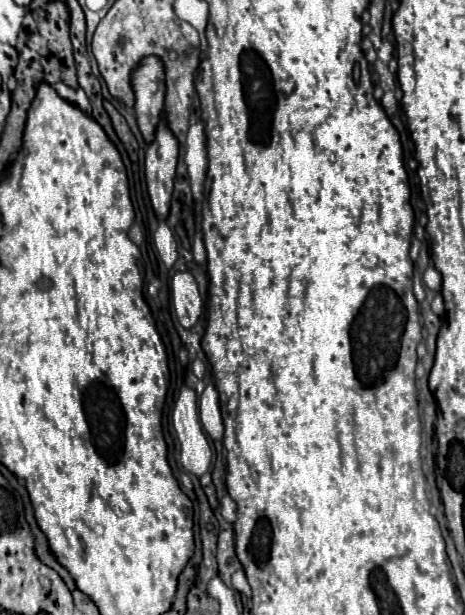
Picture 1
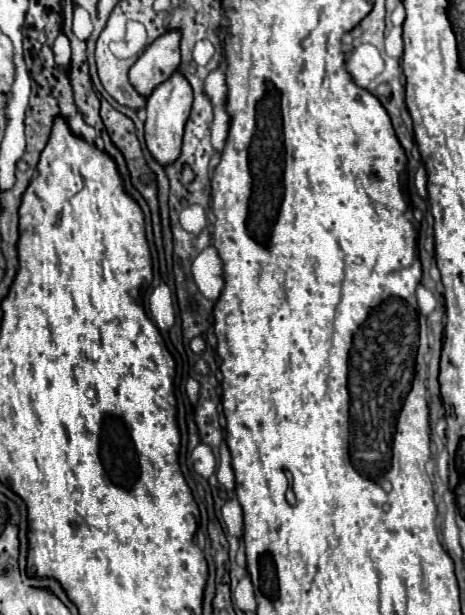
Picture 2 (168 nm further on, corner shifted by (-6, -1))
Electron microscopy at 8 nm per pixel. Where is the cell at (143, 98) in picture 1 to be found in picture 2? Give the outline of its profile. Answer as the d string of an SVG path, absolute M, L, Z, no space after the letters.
M163 34L147 46L139 60L129 70L131 86L143 96L149 98L153 90L175 74L179 68L179 42L177 34Z

